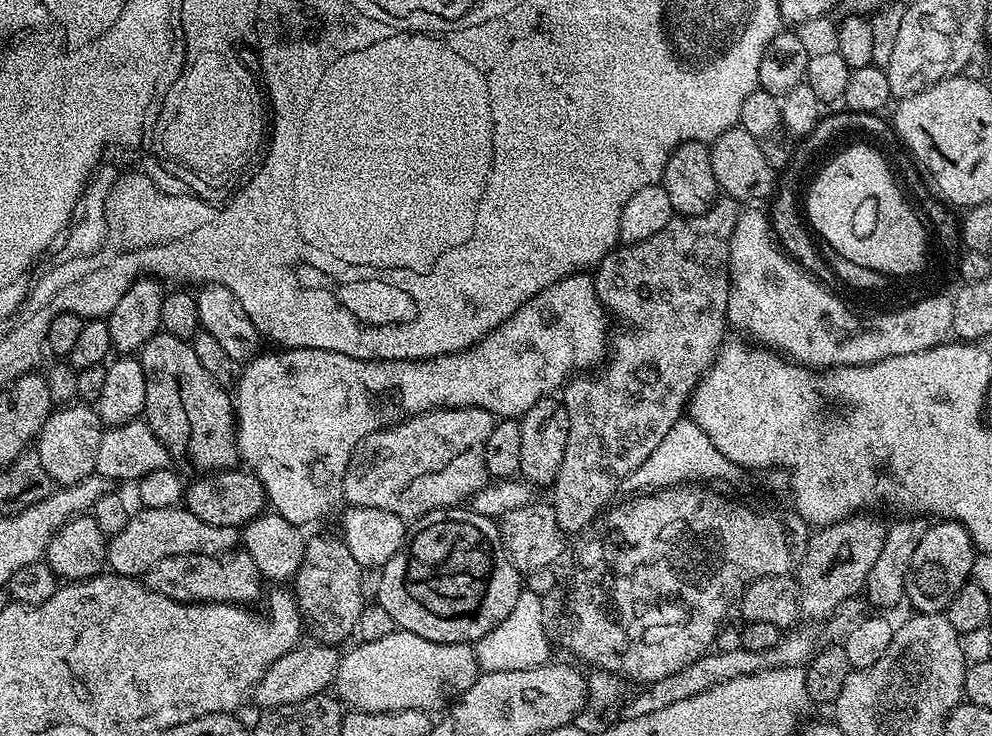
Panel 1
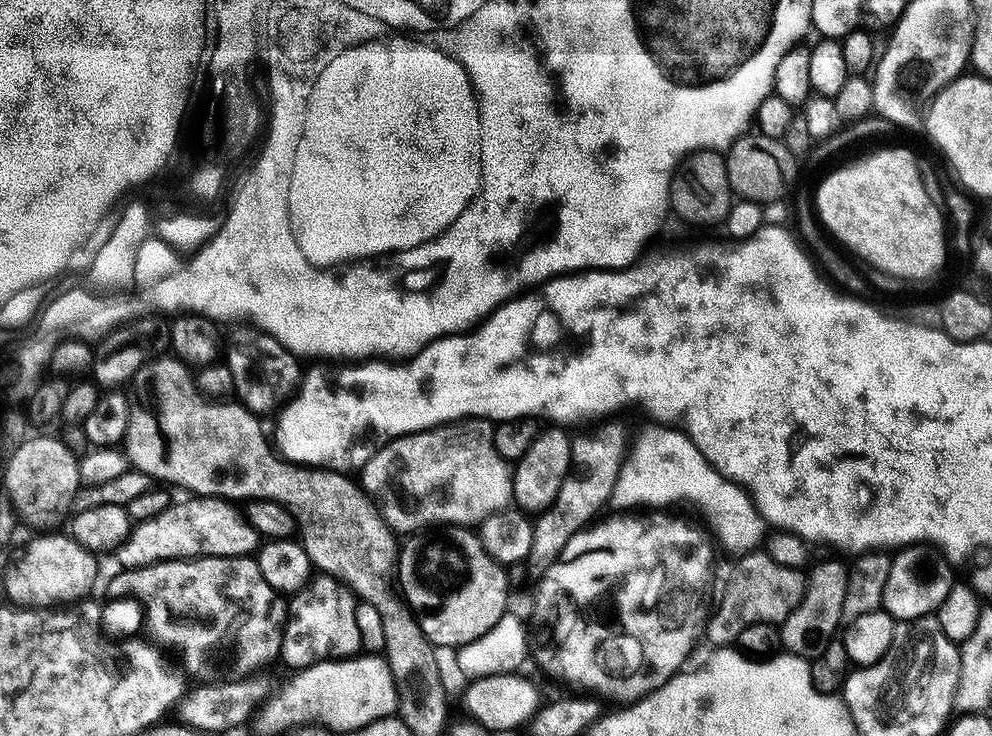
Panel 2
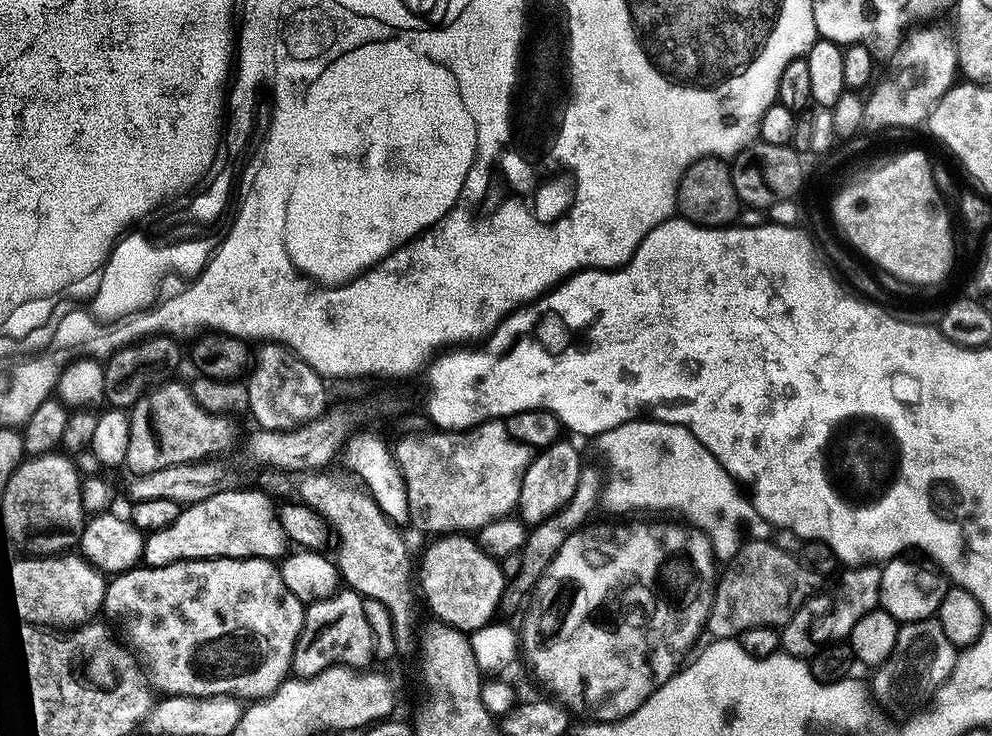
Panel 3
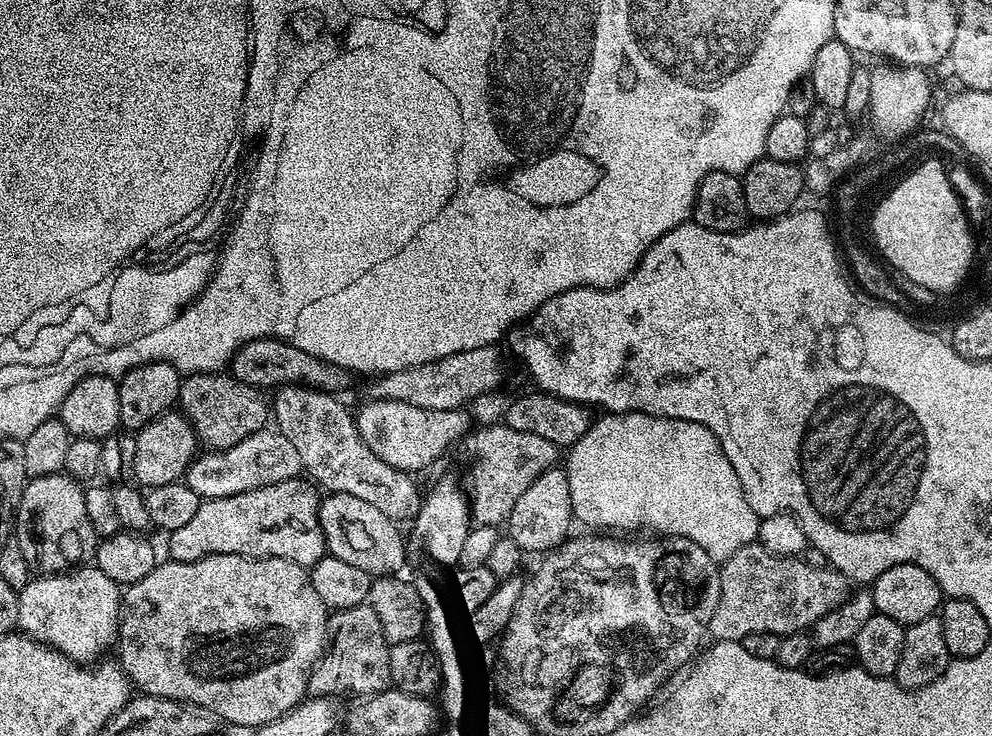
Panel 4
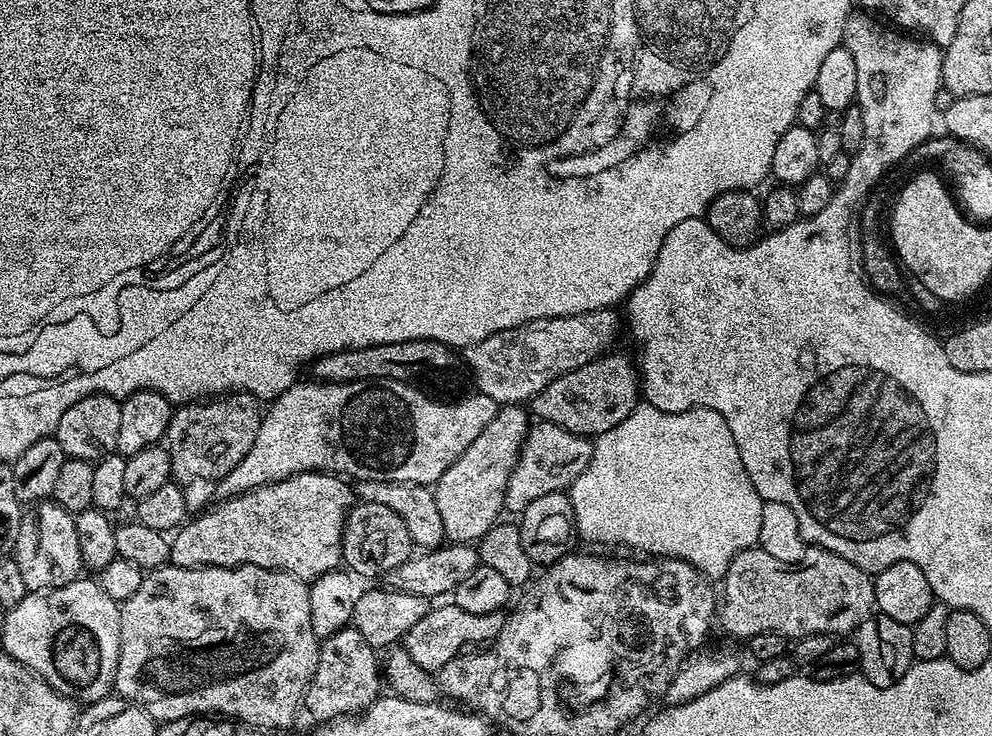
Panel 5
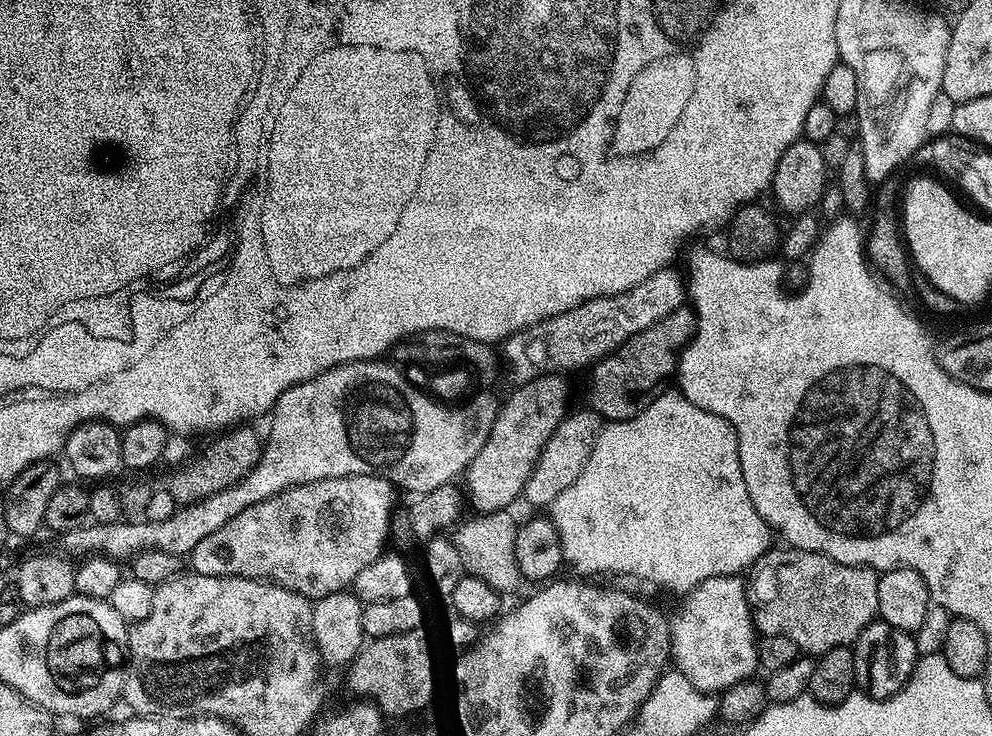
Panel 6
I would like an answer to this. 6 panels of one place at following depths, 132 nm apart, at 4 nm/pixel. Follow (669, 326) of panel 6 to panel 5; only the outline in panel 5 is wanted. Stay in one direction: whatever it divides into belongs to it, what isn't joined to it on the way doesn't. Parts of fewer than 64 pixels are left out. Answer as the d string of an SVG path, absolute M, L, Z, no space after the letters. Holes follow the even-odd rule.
M615 352L599 356L596 360L586 362L586 366L554 378L550 386L532 397L531 415L537 421L545 420L554 426L562 426L562 430L570 430L589 438L601 436L606 430L614 430L618 422L630 418L642 400L640 377L633 357L631 360L630 357Z

